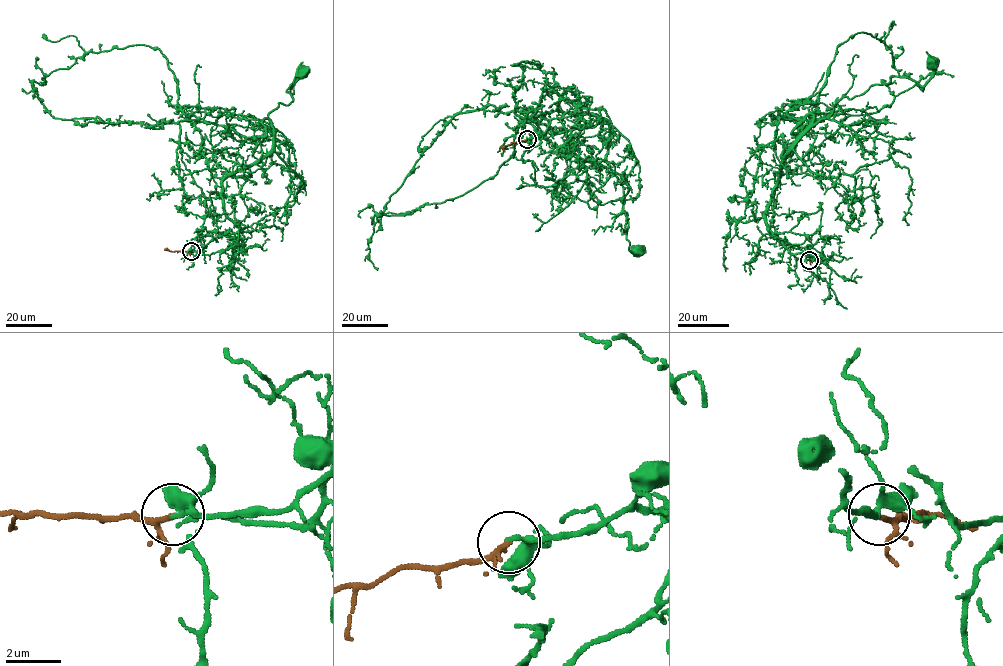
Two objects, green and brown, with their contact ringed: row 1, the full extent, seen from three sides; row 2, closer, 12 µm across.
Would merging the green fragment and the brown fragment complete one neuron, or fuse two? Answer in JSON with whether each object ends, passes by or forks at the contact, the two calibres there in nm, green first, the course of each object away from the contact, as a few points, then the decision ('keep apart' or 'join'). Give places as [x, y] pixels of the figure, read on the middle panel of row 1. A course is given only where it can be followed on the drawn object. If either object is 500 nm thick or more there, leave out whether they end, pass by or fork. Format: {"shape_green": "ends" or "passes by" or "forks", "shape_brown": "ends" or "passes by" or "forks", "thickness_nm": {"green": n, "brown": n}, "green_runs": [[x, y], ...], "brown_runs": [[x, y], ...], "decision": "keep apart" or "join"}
{"shape_green": "passes by", "shape_brown": "forks", "thickness_nm": {"green": 170, "brown": 100}, "green_runs": [[527, 138], [573, 112], [560, 100], [560, 111], [607, 122], [604, 160], [629, 187], [626, 239], [637, 250]], "brown_runs": [[527, 138], [505, 145], [504, 151]], "decision": "join"}

